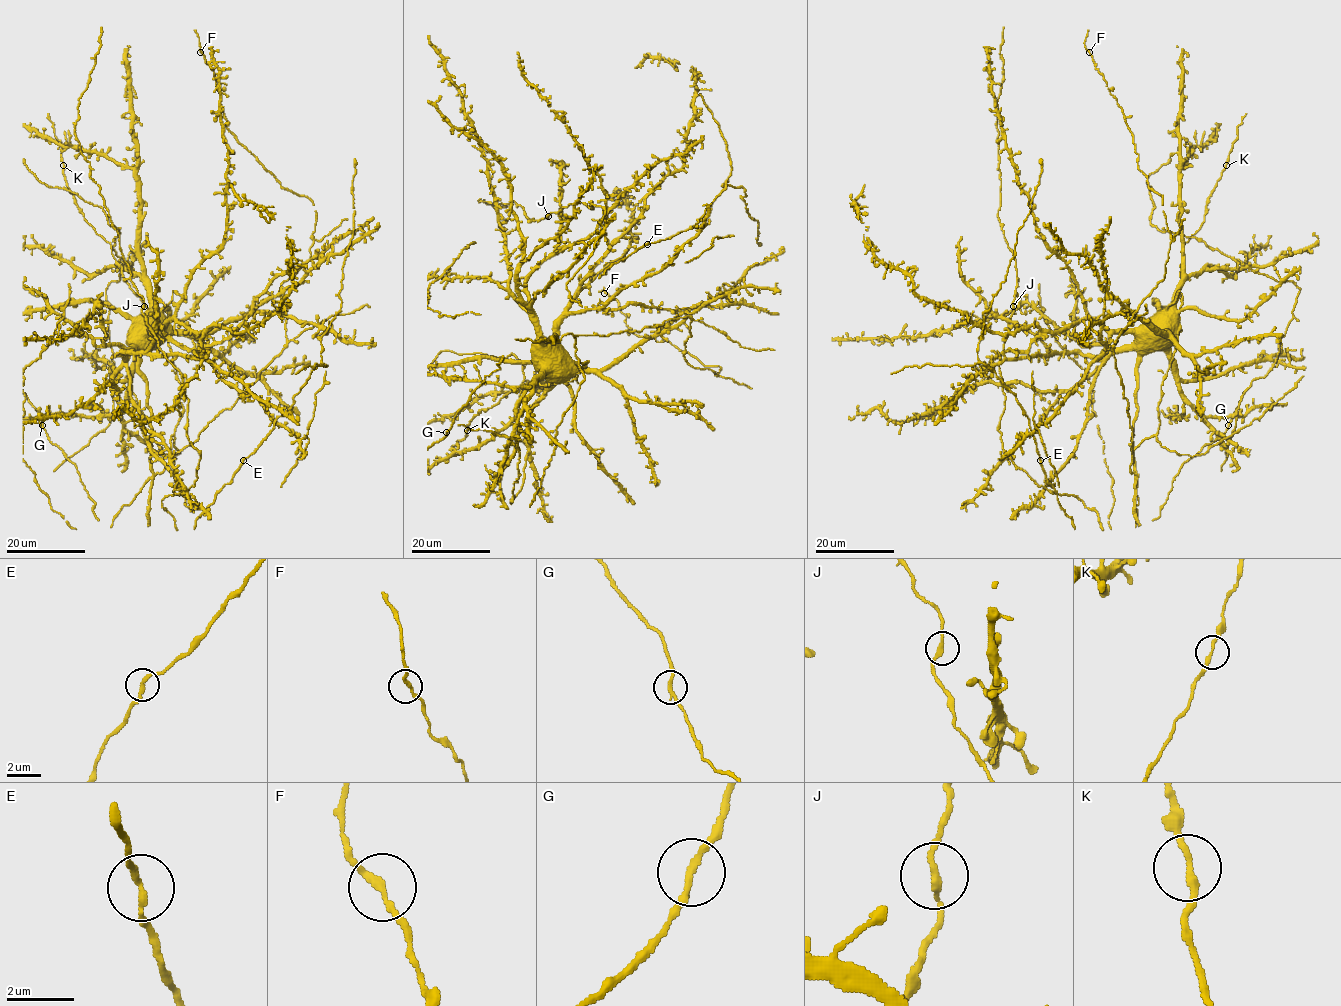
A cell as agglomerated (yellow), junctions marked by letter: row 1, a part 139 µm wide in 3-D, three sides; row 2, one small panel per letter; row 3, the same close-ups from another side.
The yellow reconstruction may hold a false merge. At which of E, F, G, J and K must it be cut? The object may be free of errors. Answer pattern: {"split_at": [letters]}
{"split_at": []}

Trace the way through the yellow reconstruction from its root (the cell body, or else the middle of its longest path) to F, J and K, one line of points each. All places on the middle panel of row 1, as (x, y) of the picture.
F: (541, 347), (688, 316), (684, 359), (717, 374), (633, 333), (604, 293)
J: (541, 347), (540, 354), (536, 351), (537, 334), (526, 278), (560, 240), (561, 217), (557, 212), (548, 216)
K: (541, 347), (535, 367), (555, 381), (515, 387), (491, 408), (481, 410), (468, 429)

